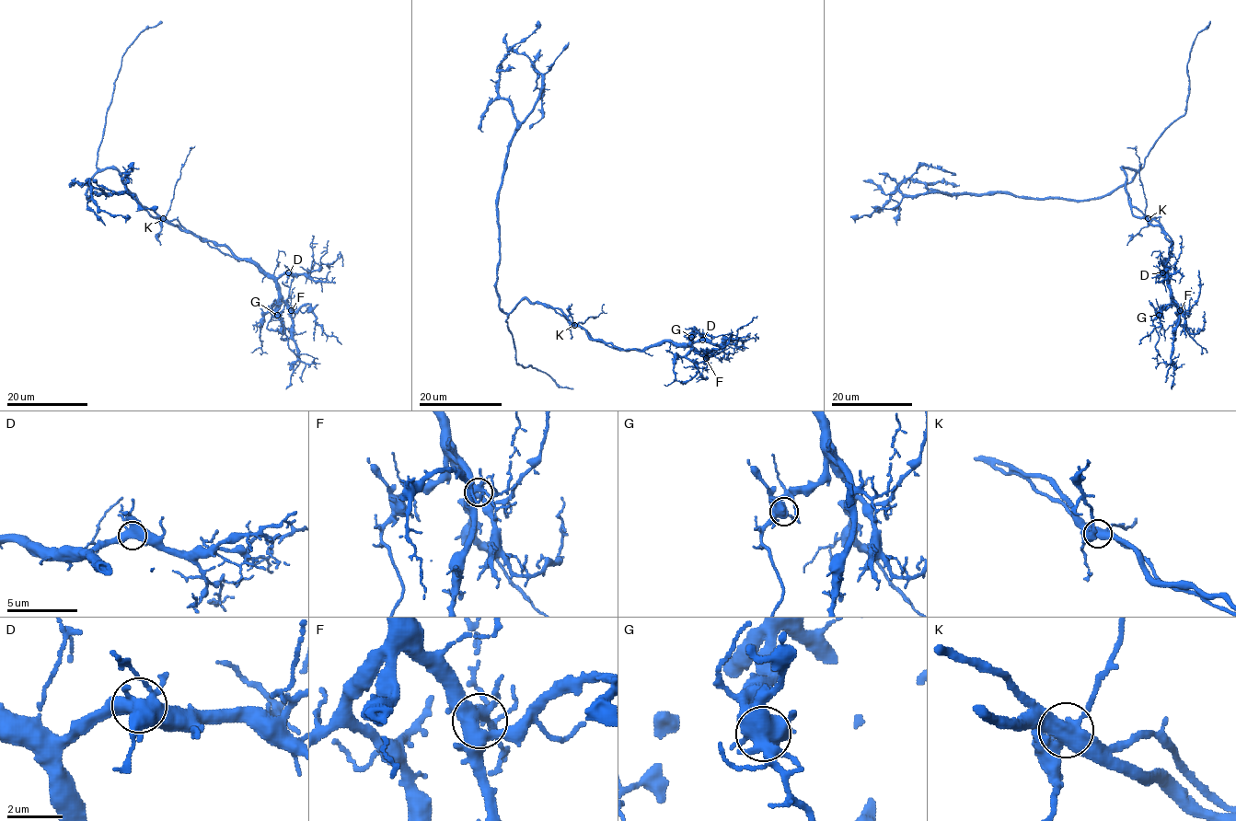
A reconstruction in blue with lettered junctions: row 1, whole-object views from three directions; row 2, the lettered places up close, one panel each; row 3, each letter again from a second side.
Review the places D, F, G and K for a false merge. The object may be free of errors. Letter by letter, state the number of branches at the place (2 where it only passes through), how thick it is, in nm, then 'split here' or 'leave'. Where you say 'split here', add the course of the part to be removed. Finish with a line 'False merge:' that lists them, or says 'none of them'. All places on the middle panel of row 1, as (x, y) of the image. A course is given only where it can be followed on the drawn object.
D: 5 branches meet; 500 nm thick; leave
F: 5 branches meet; 400 nm thick; leave
G: 5 branches meet; 480 nm thick; leave
K: 5 branches meet; 480 nm thick; split here; foreign part runs (574, 325), (598, 316), (604, 304)
False merge: K

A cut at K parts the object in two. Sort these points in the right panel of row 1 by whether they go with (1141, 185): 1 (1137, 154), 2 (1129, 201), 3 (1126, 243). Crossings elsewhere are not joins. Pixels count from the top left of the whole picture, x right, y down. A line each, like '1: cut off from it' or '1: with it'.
1: with it
2: cut off from it
3: with it

